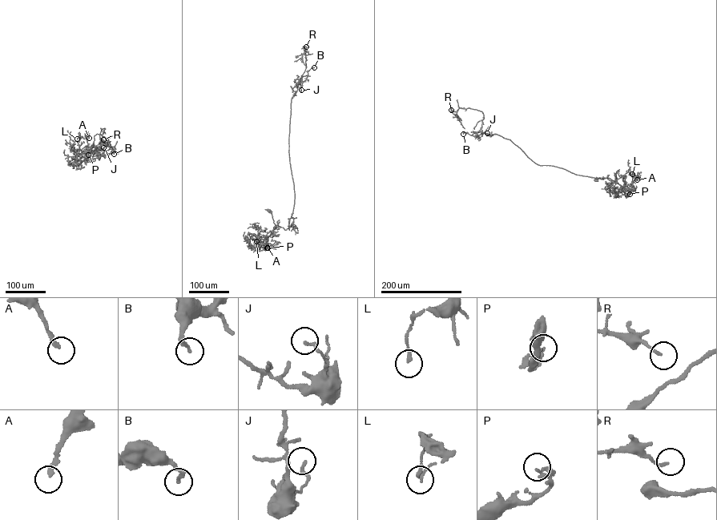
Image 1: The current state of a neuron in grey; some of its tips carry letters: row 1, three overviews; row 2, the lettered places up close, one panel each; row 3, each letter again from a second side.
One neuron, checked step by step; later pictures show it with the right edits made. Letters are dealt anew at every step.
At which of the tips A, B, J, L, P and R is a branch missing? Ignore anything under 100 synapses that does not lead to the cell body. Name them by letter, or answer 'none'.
none

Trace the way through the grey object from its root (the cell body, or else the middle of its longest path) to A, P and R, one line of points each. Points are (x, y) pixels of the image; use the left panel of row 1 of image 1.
A: (86, 156), (94, 147), (88, 150), (86, 138), (88, 135), (89, 138)
P: (86, 156), (94, 147), (80, 161), (87, 159), (88, 155)
R: (86, 156), (97, 134), (109, 141), (108, 150), (99, 160), (94, 148), (100, 151), (105, 128), (103, 139)

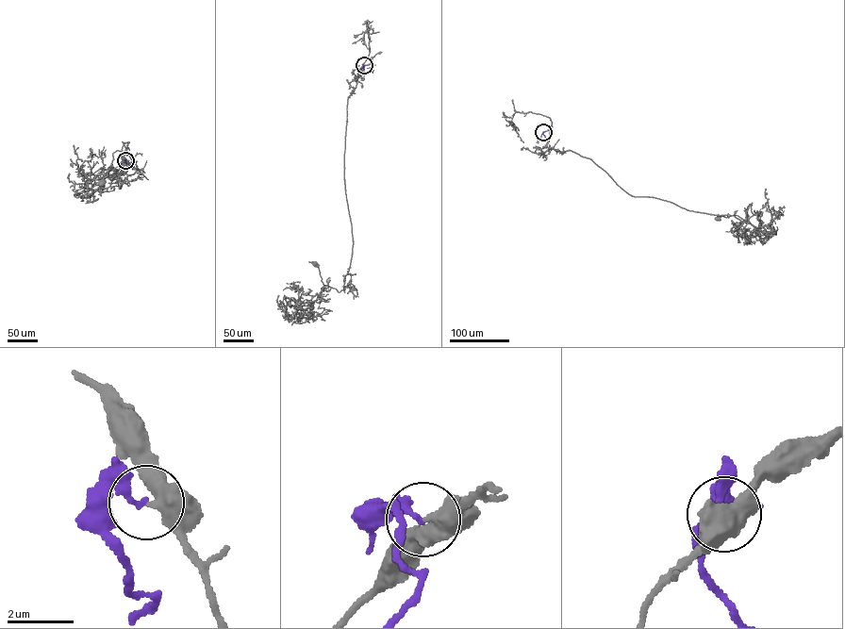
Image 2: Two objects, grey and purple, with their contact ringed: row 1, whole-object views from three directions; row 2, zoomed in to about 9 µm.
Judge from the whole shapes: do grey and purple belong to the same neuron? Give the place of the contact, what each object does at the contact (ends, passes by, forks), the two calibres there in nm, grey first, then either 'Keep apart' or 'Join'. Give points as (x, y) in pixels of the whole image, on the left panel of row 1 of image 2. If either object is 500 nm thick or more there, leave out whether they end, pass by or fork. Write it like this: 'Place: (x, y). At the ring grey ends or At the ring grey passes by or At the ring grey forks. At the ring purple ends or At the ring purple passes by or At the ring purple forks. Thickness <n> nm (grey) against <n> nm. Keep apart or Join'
Place: (125, 160). At the ring grey passes by. At the ring purple ends. Thickness 420 nm (grey) against 190 nm. Keep apart

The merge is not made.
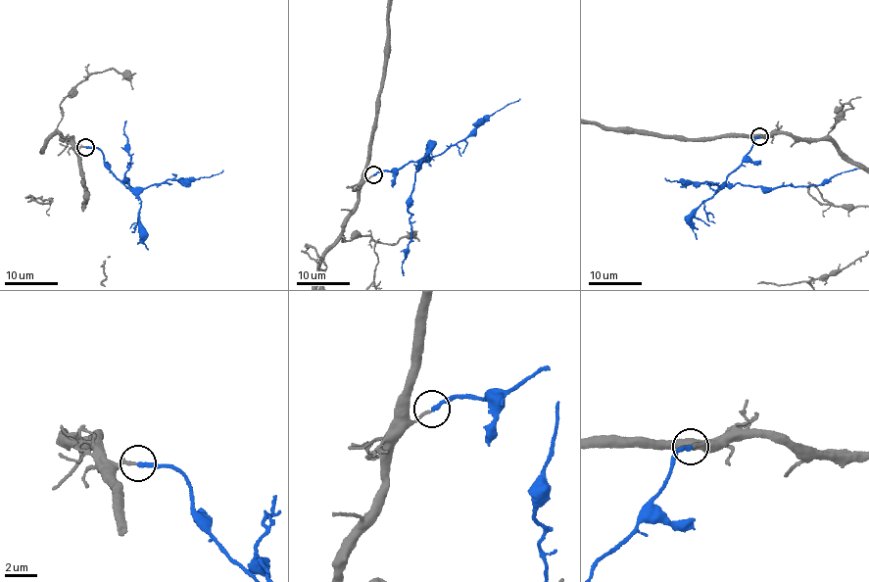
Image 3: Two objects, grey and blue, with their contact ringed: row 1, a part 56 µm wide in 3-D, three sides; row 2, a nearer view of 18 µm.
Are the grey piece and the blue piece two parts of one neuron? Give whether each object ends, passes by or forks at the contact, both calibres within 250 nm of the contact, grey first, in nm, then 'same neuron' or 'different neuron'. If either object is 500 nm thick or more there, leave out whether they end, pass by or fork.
grey ends there; blue ends there; 180 nm thick on the grey side, 240 nm on the other; same neuron

